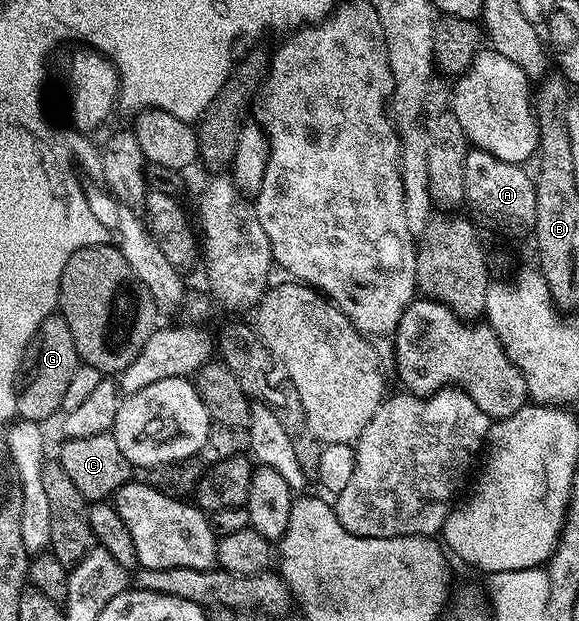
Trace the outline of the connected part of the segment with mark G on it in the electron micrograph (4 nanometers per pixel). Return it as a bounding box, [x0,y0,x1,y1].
[17,313,81,424]

